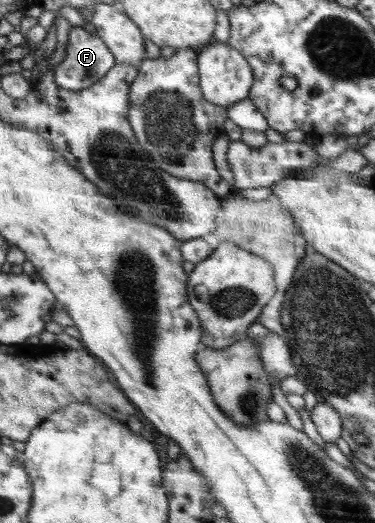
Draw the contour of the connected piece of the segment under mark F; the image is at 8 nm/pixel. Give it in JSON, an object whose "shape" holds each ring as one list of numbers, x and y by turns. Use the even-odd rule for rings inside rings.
{"shape":[[73,26,67,37,65,59,55,66,55,82,71,91,79,91,91,87,102,79,116,64,113,52,96,34,87,32,84,26]]}

